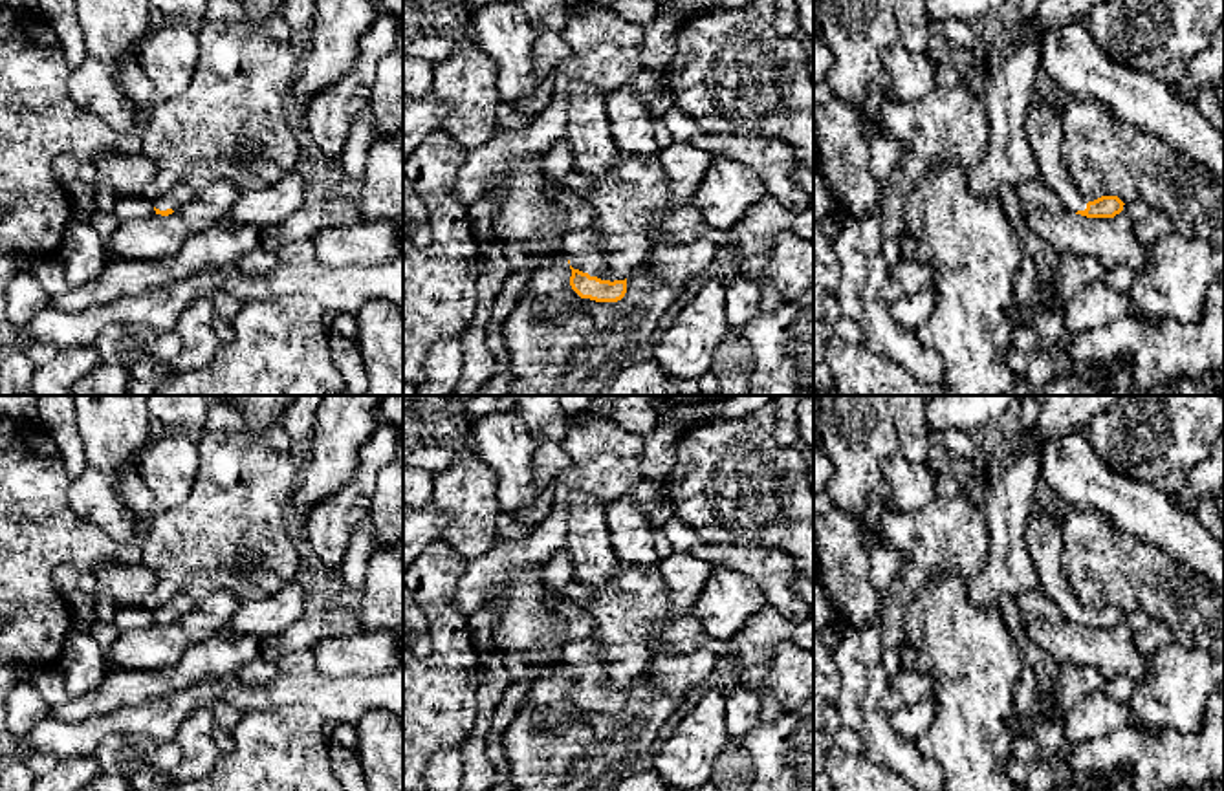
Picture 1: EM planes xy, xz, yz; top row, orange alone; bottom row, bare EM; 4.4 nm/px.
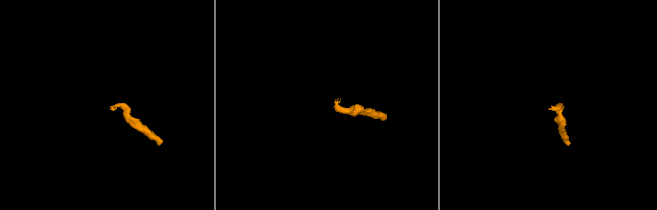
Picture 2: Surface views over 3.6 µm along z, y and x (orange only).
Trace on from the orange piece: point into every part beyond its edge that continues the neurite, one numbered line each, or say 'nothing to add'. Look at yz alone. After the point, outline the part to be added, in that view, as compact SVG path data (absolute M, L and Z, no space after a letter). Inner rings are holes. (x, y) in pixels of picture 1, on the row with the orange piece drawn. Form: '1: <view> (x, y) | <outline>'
1: yz (1043, 119) | M1052 99L1030 101L1026 112L1026 137L1037 159L1044 183L1057 194L1068 212L1085 211L1094 194L1083 194L1061 157L1061 112Z

